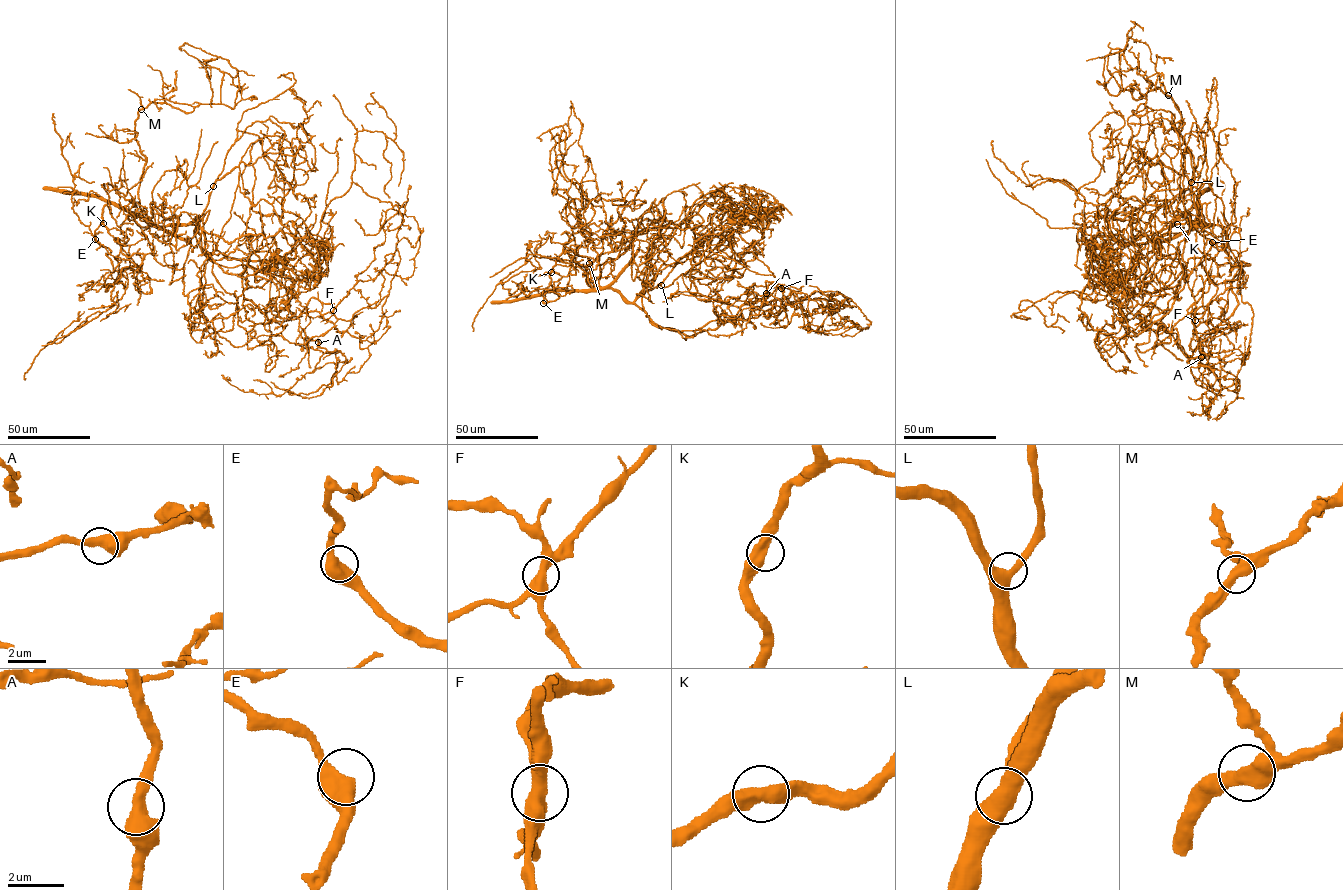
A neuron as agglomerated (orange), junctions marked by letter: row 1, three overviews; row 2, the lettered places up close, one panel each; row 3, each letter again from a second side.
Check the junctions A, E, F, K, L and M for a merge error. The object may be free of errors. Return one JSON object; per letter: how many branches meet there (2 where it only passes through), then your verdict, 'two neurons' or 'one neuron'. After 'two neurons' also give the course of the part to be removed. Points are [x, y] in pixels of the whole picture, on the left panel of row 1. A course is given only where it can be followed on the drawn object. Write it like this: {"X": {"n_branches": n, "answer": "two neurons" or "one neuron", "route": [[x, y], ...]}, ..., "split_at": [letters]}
{"A": {"n_branches": 2, "answer": "one neuron"}, "E": {"n_branches": 2, "answer": "one neuron"}, "F": {"n_branches": 2, "answer": "two neurons", "route": [[333, 310], [293, 316], [283, 286], [211, 261], [194, 233], [283, 231], [328, 258], [331, 226]]}, "K": {"n_branches": 2, "answer": "one neuron"}, "L": {"n_branches": 2, "answer": "one neuron"}, "M": {"n_branches": 2, "answer": "one neuron"}, "split_at": ["F"]}

